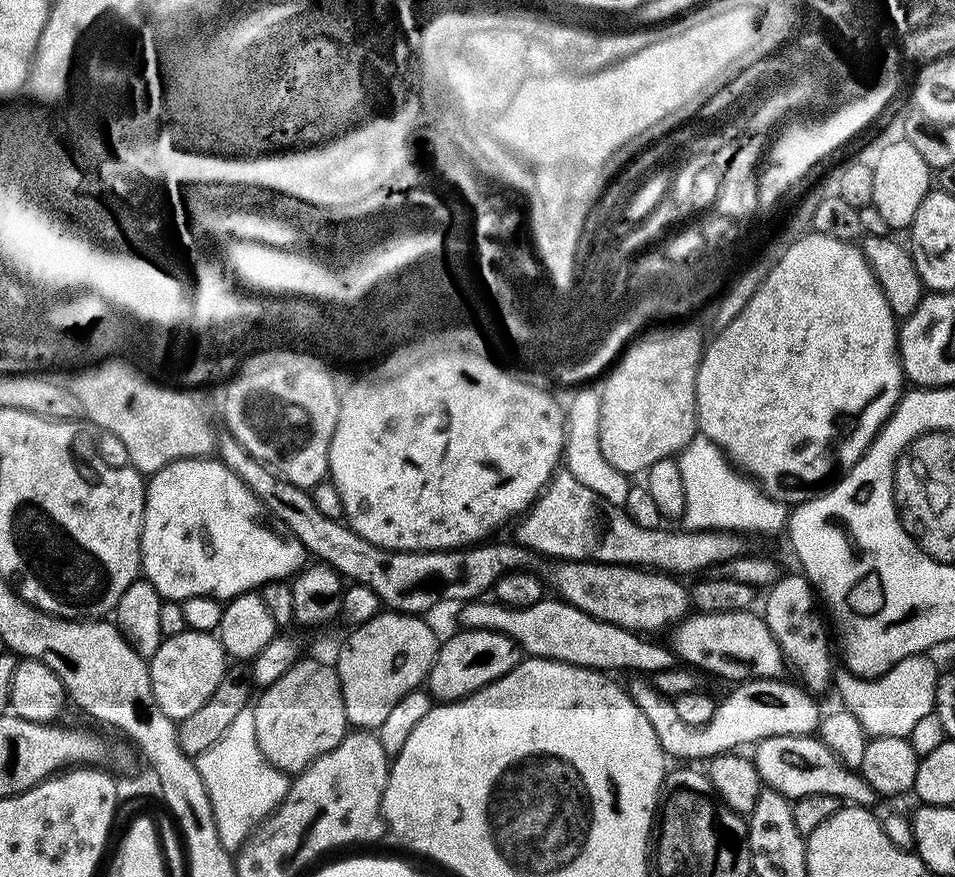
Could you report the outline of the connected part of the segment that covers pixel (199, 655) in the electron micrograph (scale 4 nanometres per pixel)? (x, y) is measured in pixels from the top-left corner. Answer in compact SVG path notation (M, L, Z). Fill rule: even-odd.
M186 630L177 636L164 638L148 666L154 698L158 706L162 706L162 714L177 722L190 718L190 714L194 714L194 710L214 694L218 682L226 678L224 660L226 653L220 645L219 635L211 632Z

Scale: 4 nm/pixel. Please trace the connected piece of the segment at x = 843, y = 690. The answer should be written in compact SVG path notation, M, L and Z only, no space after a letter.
M917 654L910 658L902 658L902 662L898 662L894 666L890 666L890 670L886 670L886 674L882 674L873 680L867 680L861 676L855 676L853 672L840 670L834 676L835 691L840 691L840 700L843 707L850 713L854 714L854 718L858 718L858 722L862 722L862 730L868 733L869 737L889 736L890 738L898 738L899 736L907 738L910 730L914 730L914 725L924 717L930 714L936 706L936 677L938 675L938 667L931 660L931 655Z

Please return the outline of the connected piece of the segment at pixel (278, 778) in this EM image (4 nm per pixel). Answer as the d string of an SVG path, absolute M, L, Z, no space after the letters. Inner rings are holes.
M249 707L244 708L230 722L229 729L218 742L195 757L195 761L210 796L219 838L225 849L237 851L257 825L284 800L290 783L289 777L269 763L258 749L254 714Z

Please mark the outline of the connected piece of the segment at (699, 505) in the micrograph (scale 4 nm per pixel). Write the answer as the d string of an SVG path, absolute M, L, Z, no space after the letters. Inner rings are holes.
M703 434L693 436L690 443L678 453L682 470L682 486L686 486L686 506L683 521L693 531L776 532L785 527L789 509L779 500L770 498L764 489L737 468L717 444Z

